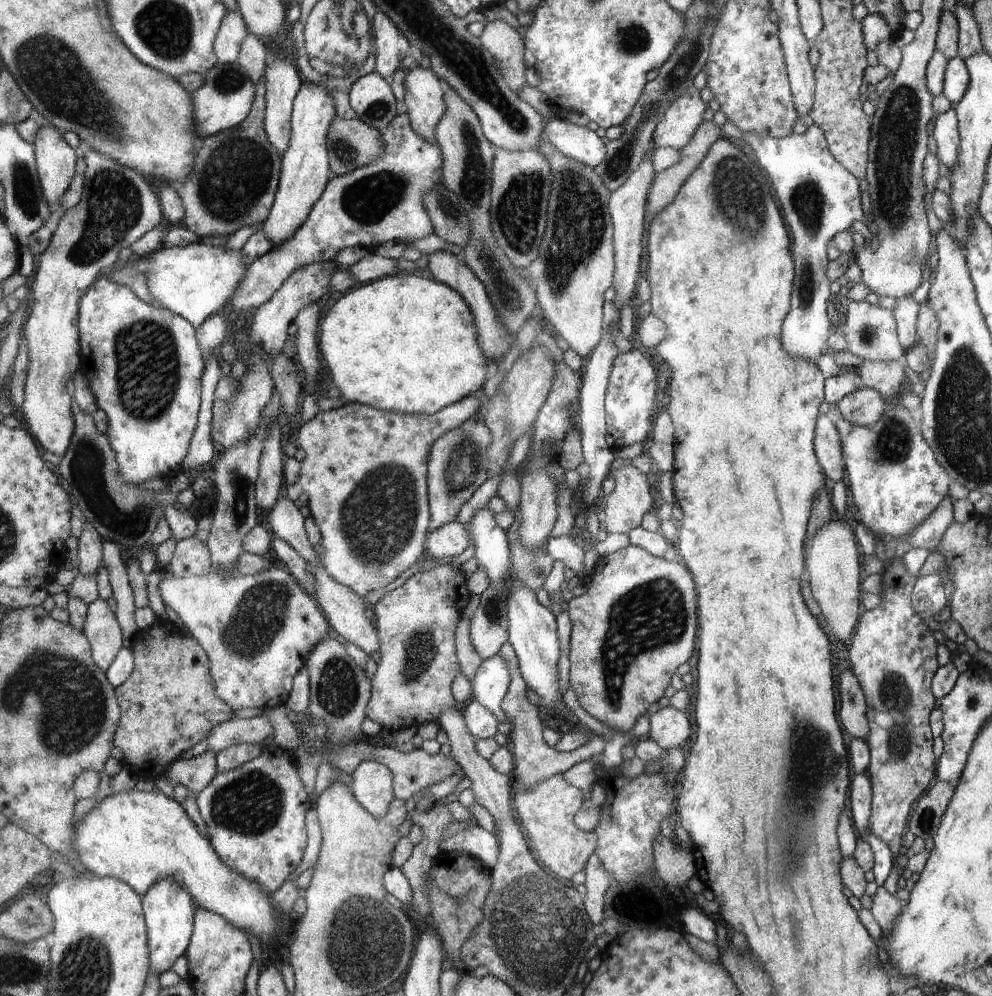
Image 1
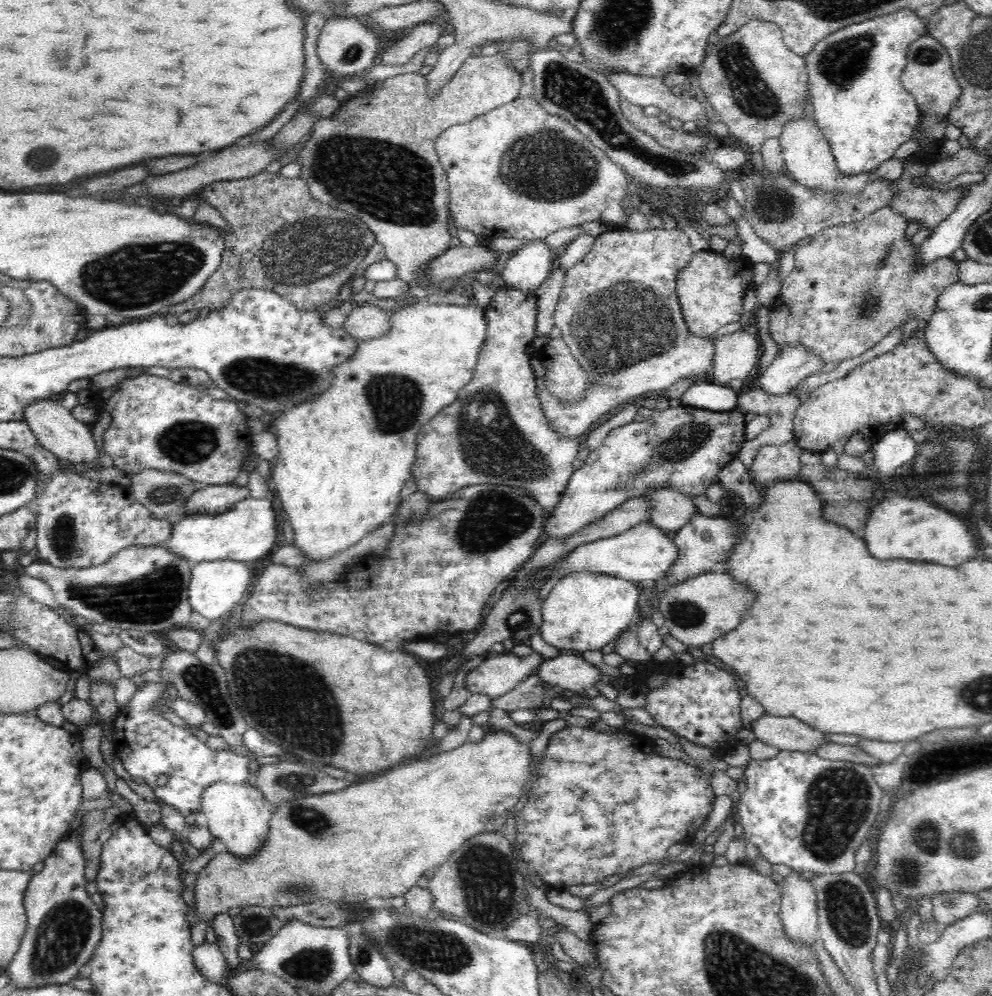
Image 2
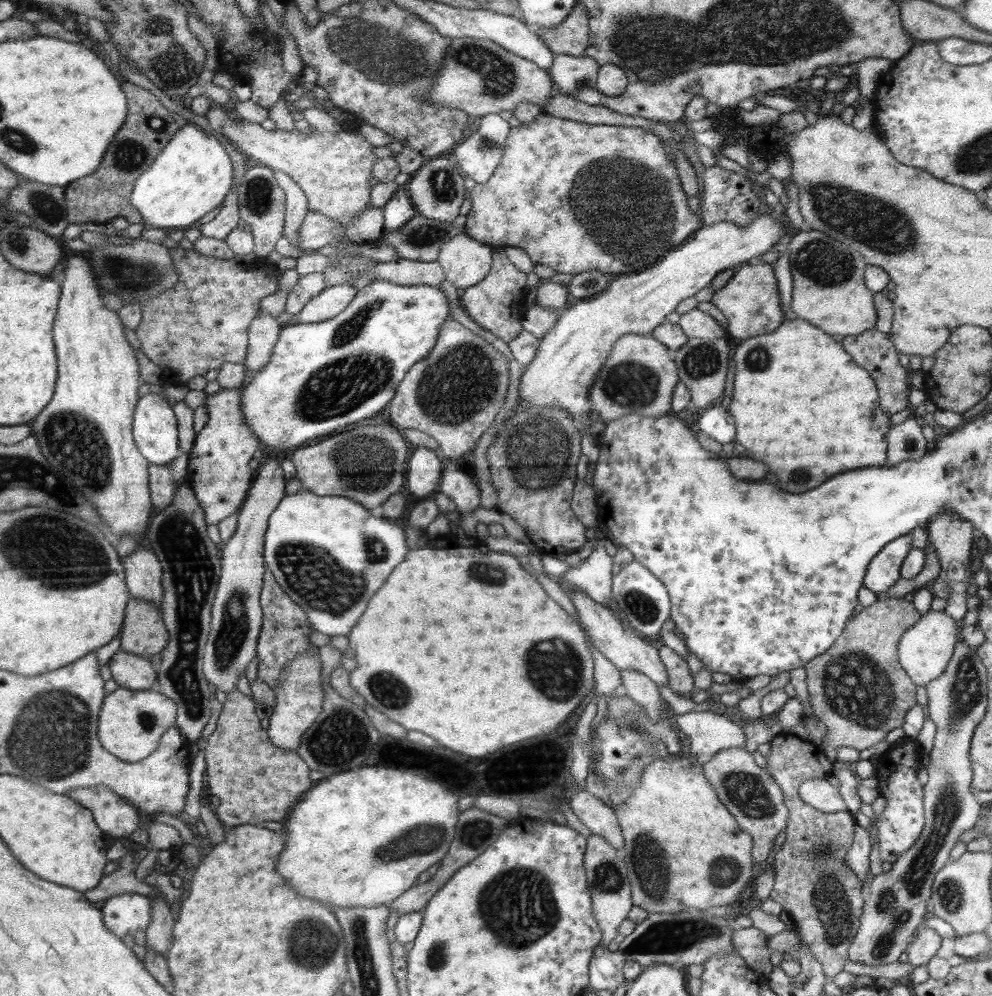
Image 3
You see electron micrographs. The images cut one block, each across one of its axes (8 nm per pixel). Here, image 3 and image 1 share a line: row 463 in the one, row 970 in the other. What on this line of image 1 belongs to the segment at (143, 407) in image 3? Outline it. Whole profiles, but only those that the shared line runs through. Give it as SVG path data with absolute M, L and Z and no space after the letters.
M172 878L158 880L141 896L144 920L148 930L148 958L152 974L160 976L172 968L172 964L184 955L193 933L194 900Z

